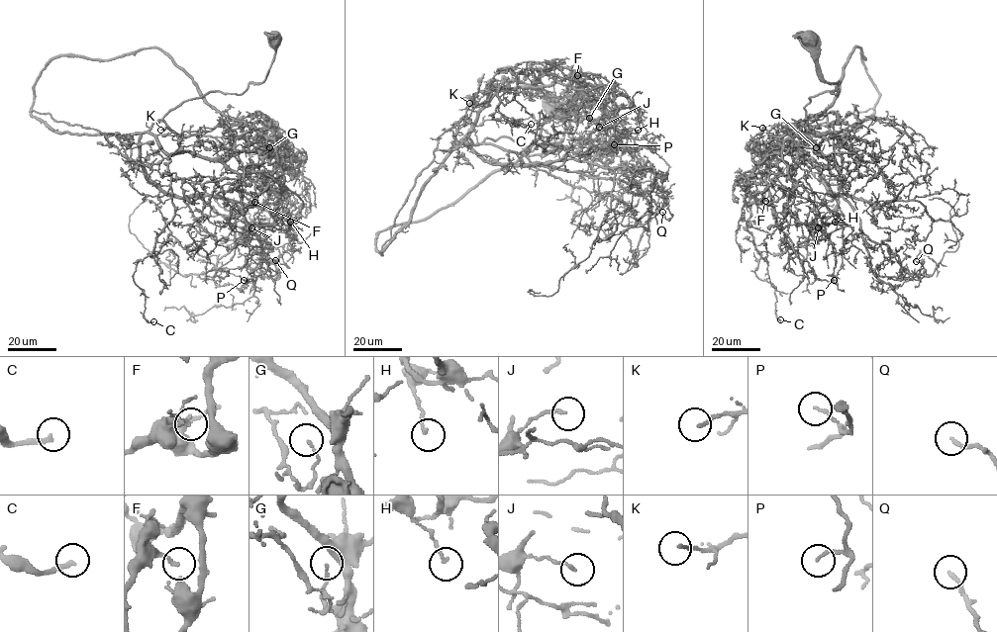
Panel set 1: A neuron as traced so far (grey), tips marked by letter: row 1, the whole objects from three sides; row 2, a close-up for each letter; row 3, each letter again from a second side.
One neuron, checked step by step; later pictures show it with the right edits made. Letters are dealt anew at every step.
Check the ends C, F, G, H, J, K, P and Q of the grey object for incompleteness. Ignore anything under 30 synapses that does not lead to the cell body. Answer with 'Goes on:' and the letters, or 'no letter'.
Goes on: no letter

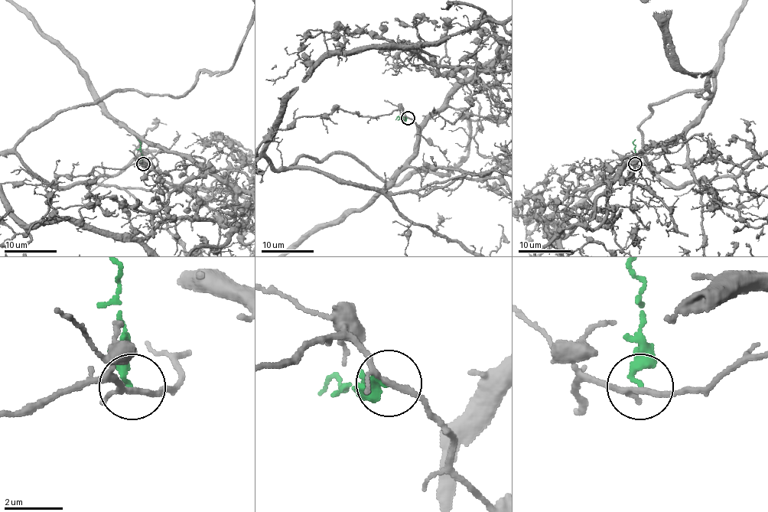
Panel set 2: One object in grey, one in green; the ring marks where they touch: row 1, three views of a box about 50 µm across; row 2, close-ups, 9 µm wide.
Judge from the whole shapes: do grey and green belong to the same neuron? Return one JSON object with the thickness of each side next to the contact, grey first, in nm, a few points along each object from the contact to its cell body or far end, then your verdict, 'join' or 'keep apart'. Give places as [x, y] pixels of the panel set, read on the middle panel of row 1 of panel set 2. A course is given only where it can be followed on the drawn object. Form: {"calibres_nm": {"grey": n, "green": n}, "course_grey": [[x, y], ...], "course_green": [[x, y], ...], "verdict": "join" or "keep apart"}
{"calibres_nm": {"grey": 150, "green": 180}, "course_grey": [[408, 118], [297, 117], [265, 152], [275, 169], [352, 154], [392, 184], [446, 173], [471, 128], [450, 93]], "course_green": [[408, 118], [399, 119], [398, 116], [395, 120]], "verdict": "join"}

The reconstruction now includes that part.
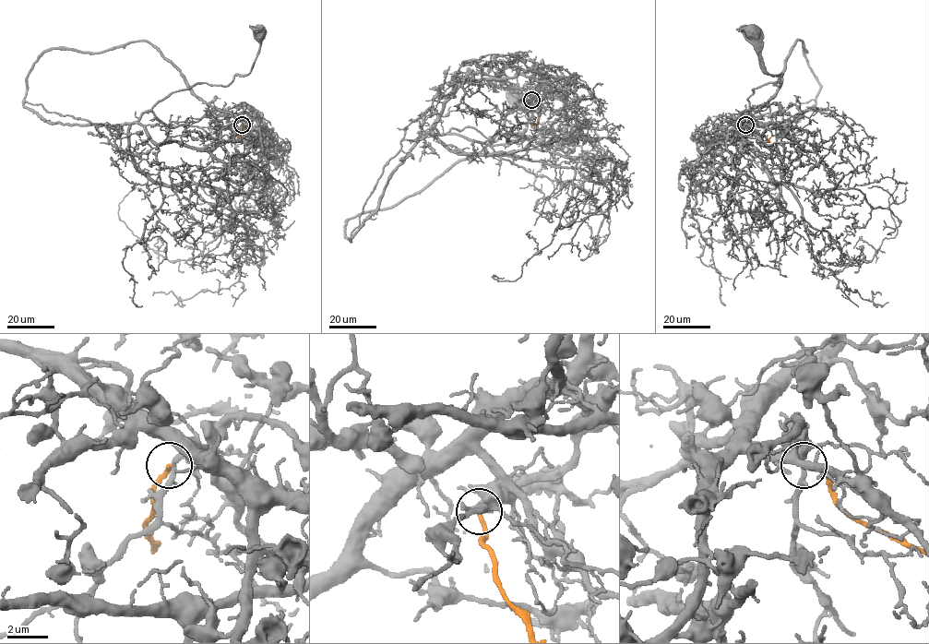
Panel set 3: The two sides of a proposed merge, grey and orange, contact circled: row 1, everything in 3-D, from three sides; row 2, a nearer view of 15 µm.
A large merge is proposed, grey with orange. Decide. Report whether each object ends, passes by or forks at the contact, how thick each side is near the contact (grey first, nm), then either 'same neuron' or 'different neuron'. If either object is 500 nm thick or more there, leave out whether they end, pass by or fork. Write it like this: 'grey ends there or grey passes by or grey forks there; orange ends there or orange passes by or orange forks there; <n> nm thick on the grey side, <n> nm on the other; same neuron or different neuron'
grey passes by; orange ends there; 280 nm thick on the grey side, 200 nm on the other; different neuron

